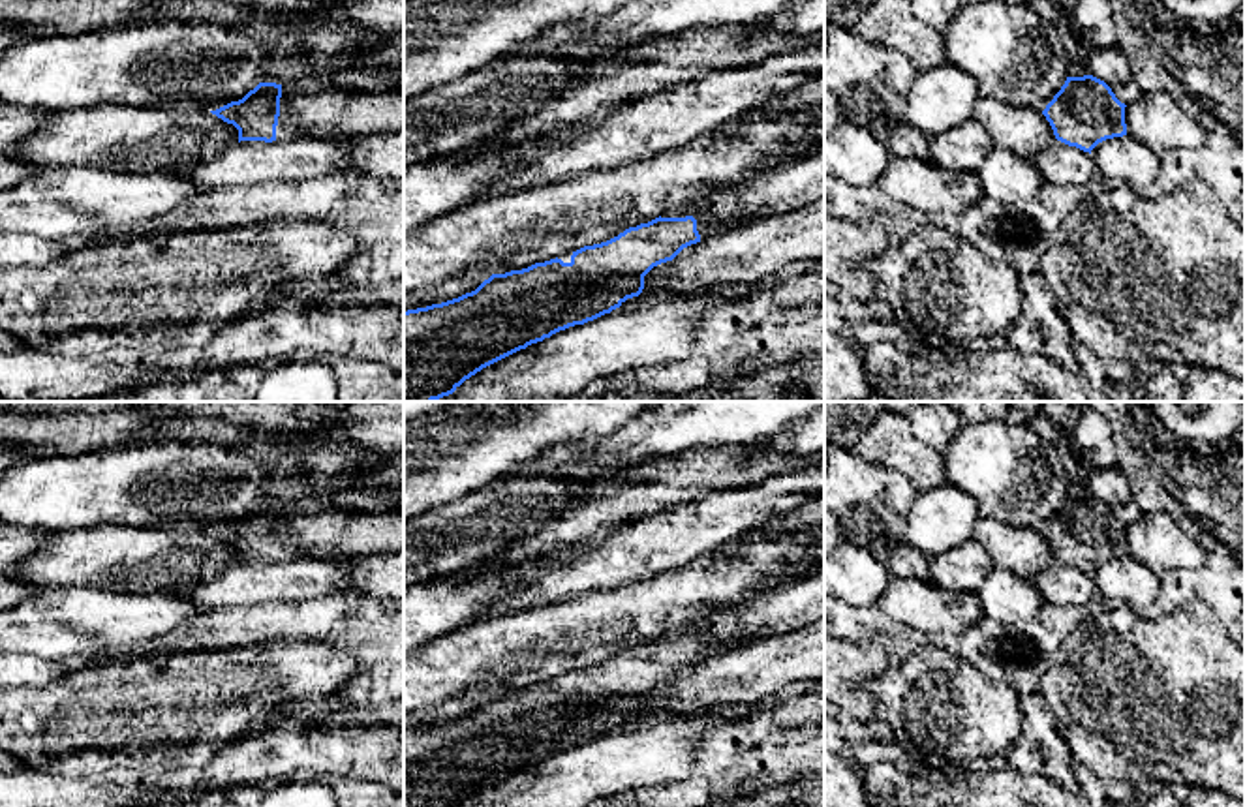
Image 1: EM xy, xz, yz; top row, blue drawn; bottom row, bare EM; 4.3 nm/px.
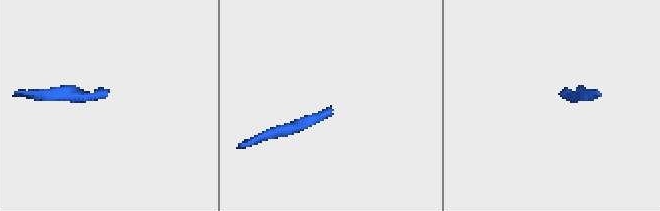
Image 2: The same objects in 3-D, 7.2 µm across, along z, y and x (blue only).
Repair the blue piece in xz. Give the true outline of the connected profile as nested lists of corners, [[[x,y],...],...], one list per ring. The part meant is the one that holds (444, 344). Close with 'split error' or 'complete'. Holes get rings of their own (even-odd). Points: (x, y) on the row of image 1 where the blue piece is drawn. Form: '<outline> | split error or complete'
[[[655,218],[618,236],[573,251],[571,261],[550,259],[522,270],[492,274],[475,291],[458,298],[404,312],[404,402],[434,402],[453,394],[483,368],[543,342],[575,325],[620,308],[644,289],[644,276],[672,261],[684,248],[749,221],[710,218]]] | split error

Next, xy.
[[[259,83],[242,99],[210,113],[238,129],[238,143],[349,139],[404,129],[404,90]]] | split error

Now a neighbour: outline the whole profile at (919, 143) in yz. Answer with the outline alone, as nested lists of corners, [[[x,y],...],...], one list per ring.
[[[898,122],[883,129],[871,129],[869,133],[888,148],[890,156],[913,156],[926,163],[931,161],[930,137],[926,137],[920,129],[913,128],[911,124]]]

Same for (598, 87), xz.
[[[761,19],[700,26],[676,38],[653,39],[637,47],[637,58],[620,51],[612,62],[578,66],[575,81],[552,105],[503,126],[475,146],[456,150],[449,158],[466,160],[475,152],[516,145],[676,86],[691,73],[744,68],[806,45],[802,38],[766,30]]]

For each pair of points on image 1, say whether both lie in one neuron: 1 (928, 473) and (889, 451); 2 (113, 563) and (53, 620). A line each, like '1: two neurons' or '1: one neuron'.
1: one neuron
2: two neurons

